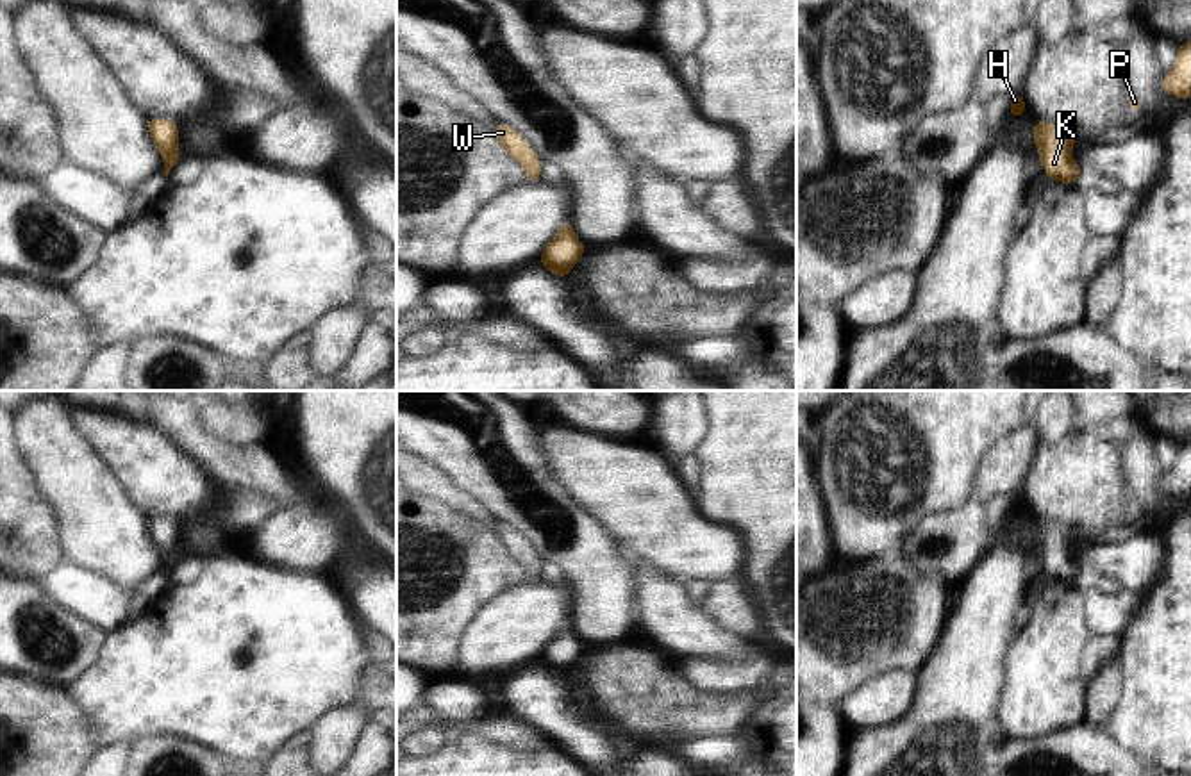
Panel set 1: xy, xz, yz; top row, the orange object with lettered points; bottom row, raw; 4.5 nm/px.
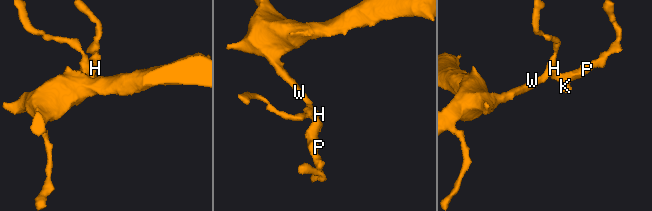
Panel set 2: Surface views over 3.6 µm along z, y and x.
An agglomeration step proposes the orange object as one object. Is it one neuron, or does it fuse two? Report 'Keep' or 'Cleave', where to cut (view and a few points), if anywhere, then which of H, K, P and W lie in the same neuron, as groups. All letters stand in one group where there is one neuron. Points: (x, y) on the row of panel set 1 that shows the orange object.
Keep. No split. Groups: H K P W.

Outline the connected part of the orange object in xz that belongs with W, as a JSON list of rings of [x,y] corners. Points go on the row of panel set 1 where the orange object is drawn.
[[[496,123],[493,134],[504,150],[523,166],[527,180],[537,182],[541,159],[532,152],[527,141],[504,123]]]

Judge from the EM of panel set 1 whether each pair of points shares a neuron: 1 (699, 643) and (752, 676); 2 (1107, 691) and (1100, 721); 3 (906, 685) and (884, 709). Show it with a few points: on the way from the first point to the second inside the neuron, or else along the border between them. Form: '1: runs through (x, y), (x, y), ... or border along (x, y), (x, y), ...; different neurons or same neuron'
1: border along (757, 641), (747, 660), (720, 662), (691, 655); different neurons
2: runs through (1102, 698), (1100, 714); same neuron
3: runs through (900, 691), (888, 703); same neuron

